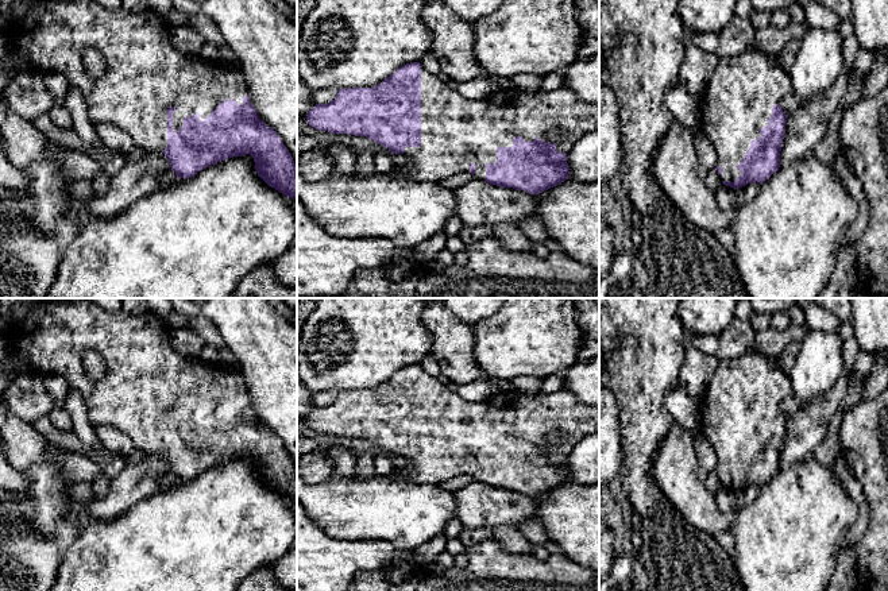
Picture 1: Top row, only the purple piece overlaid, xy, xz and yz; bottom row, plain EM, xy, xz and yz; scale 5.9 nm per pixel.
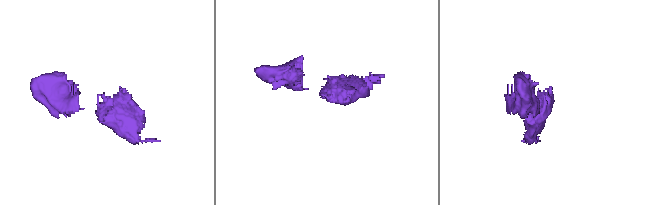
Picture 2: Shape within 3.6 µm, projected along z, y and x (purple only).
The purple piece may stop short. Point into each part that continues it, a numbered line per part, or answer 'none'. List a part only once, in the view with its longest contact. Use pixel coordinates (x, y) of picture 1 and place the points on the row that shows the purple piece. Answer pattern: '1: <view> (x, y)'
1: xy (146, 74)

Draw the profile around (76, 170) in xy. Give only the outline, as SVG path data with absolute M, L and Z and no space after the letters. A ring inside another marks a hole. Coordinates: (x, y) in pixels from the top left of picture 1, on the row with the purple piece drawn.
M0 94L0 134L9 163L24 171L43 154L59 159L61 171L72 186L77 181L90 181L103 173L101 165L81 151L63 148L43 135L32 121L13 112Z

